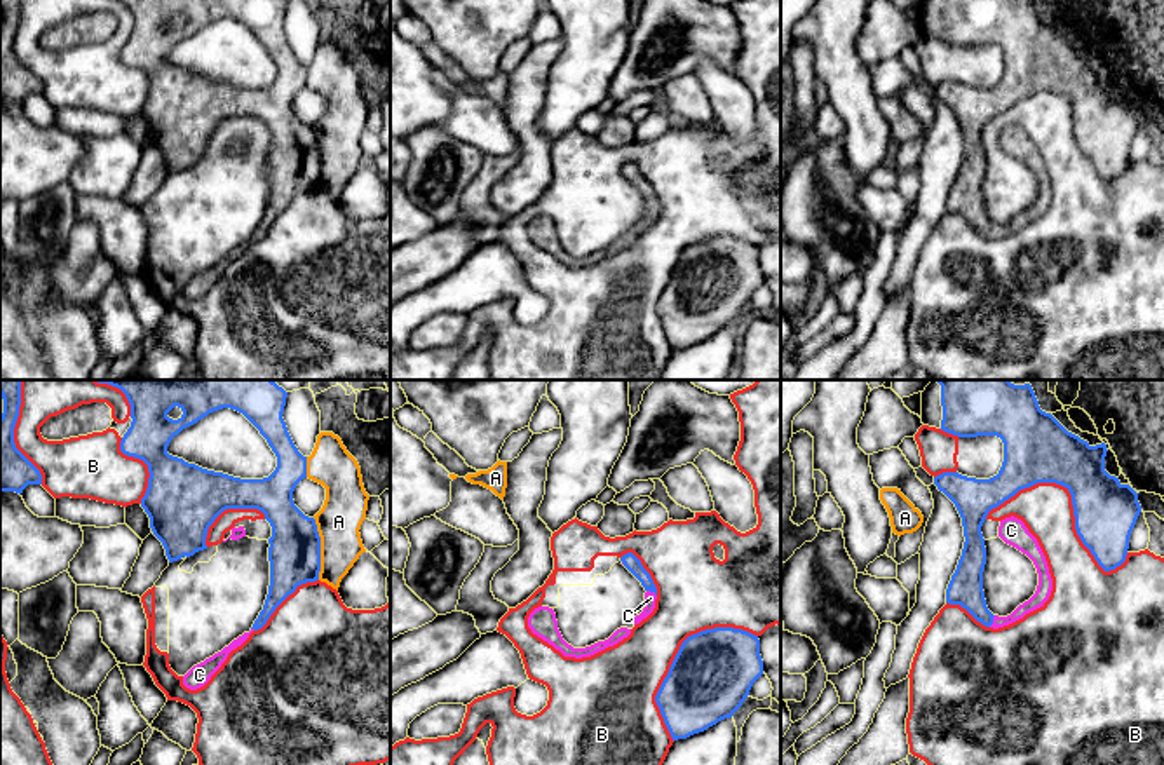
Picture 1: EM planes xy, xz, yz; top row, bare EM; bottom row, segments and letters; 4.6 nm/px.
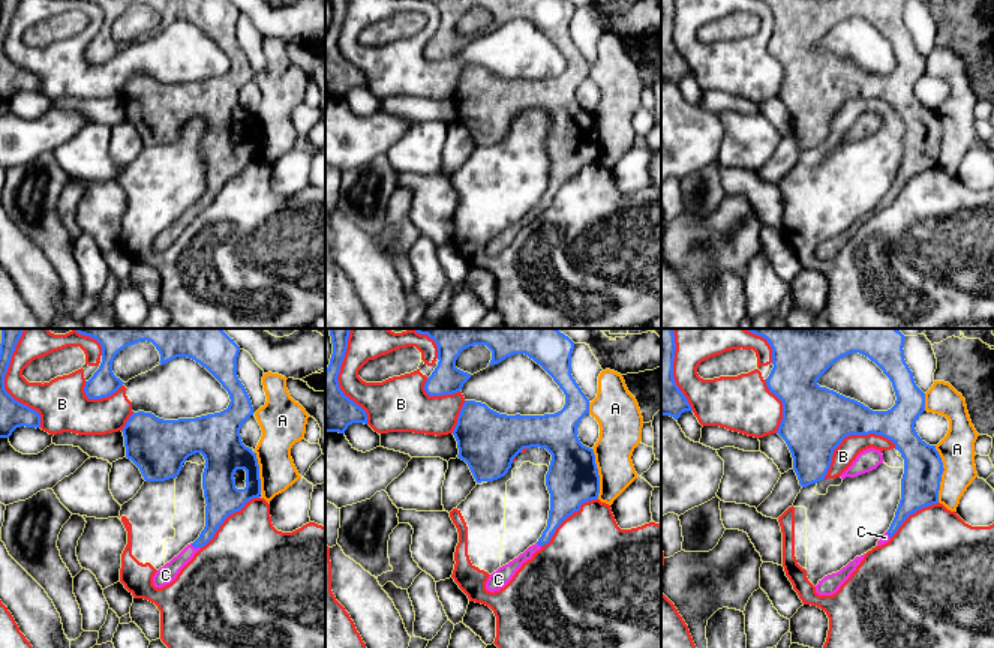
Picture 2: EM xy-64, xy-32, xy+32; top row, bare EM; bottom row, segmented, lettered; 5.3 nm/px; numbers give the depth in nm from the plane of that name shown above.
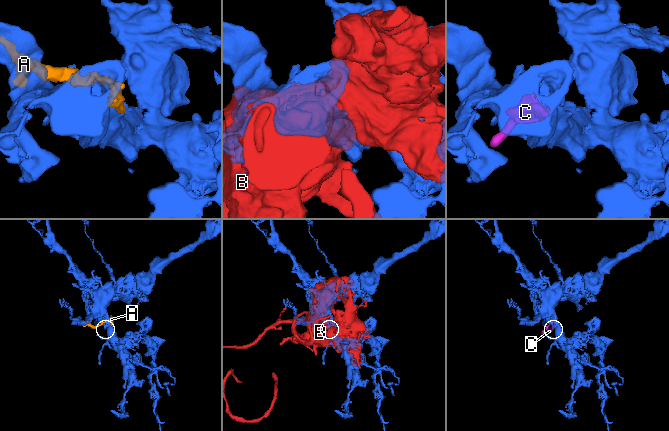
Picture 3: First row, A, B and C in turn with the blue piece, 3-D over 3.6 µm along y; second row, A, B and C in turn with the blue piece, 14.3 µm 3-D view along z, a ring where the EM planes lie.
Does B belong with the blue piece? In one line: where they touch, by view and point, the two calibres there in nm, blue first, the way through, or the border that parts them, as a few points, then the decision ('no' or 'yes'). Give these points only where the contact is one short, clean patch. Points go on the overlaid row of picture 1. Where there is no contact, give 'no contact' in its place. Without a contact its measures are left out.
meets blue in yz at (1072, 500); 300 nm thick on the blue side, 240 nm on the other; no

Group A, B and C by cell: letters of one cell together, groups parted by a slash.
A / B / C

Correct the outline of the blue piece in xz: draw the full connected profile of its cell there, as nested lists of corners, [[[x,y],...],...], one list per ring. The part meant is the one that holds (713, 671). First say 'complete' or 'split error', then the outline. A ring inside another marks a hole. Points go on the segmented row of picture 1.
complete; [[[734,627],[688,636],[655,695],[673,741],[732,718],[761,674],[758,636]]]

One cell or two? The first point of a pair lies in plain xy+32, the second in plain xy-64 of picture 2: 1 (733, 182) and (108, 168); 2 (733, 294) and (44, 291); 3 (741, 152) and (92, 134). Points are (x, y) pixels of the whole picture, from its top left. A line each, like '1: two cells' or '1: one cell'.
1: two cells
2: one cell
3: one cell

